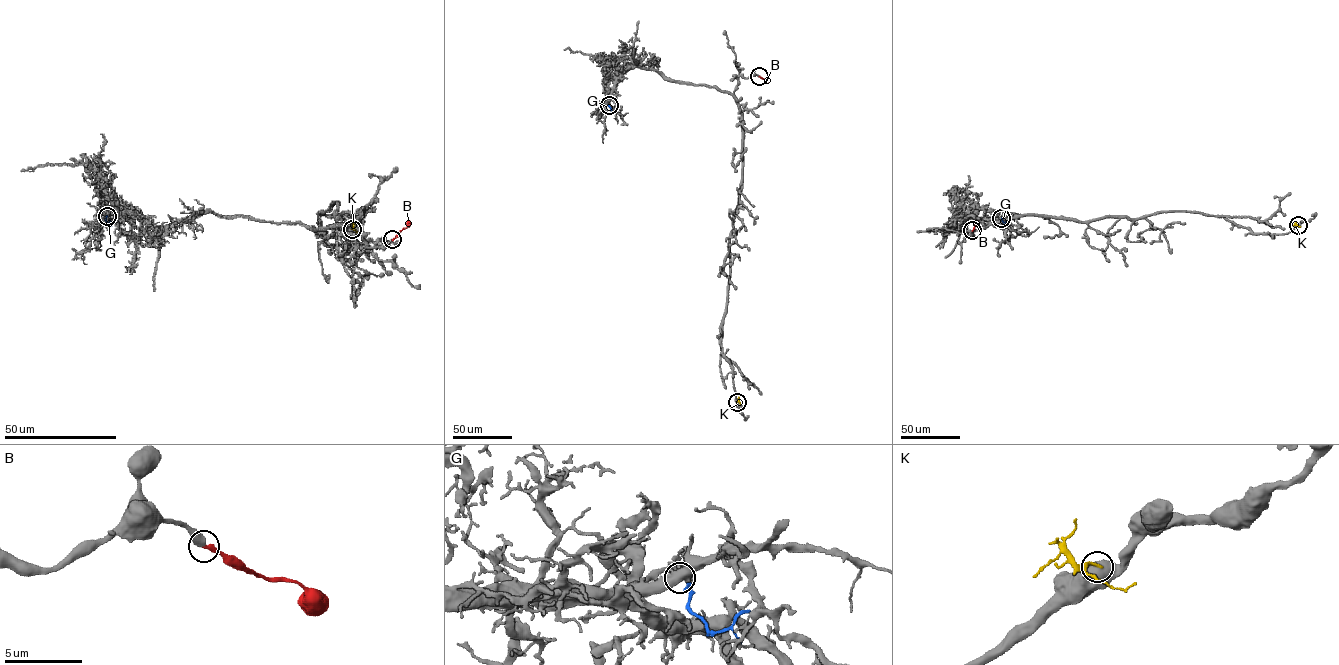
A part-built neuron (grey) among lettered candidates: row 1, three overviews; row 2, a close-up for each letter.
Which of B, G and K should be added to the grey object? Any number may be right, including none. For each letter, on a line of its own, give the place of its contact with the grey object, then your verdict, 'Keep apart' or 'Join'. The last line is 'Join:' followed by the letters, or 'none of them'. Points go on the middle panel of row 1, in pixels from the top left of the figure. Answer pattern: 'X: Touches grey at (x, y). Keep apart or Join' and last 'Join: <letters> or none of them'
B: Touches grey at (759, 76). Join
G: Touches grey at (609, 105). Join
K: Touches grey at (737, 402). Keep apart
Join: B, G

